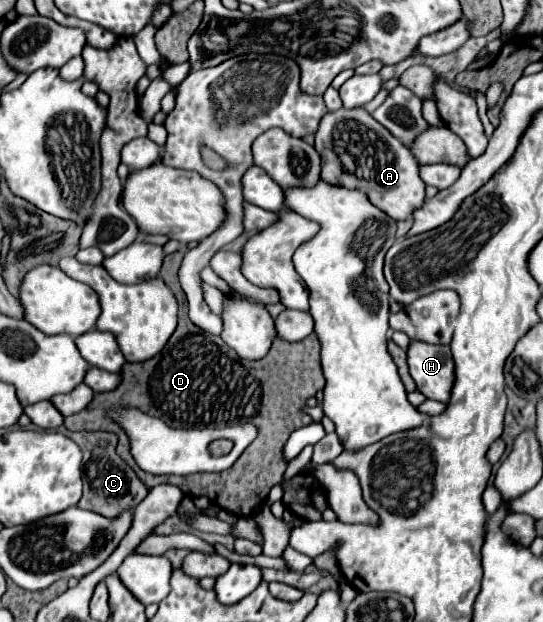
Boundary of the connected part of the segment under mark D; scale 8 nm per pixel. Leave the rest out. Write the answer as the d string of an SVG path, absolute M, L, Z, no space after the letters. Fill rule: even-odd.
M183 246L179 252L175 254L169 254L165 256L163 260L163 268L161 268L161 278L165 280L165 284L173 290L177 302L179 302L179 326L177 330L173 332L173 336L169 338L167 346L157 354L153 356L151 360L145 360L145 362L137 362L137 364L125 364L121 368L121 382L115 390L111 392L101 392L101 394L95 394L91 404L65 418L65 428L67 430L87 430L87 432L97 432L97 430L109 430L109 432L115 432L119 442L117 442L117 454L137 472L139 480L151 490L153 486L157 484L175 484L179 486L187 496L209 496L211 502L217 502L221 508L233 512L235 516L253 516L253 510L259 508L259 502L263 502L267 498L267 492L271 490L271 486L275 484L281 484L283 482L283 472L287 468L285 460L283 460L283 446L287 442L287 438L291 436L291 432L295 432L297 428L303 428L307 424L311 424L311 416L303 414L301 408L305 406L305 400L311 398L313 394L317 394L323 386L325 386L325 378L323 378L323 370L321 370L321 358L319 358L319 350L321 350L321 344L317 340L315 334L309 334L305 340L301 342L285 342L285 340L279 340L275 338L273 346L271 346L271 352L261 358L261 360L245 360L245 358L239 358L237 352L233 352L227 344L223 344L223 340L219 336L213 336L213 334L207 334L203 332L201 328L197 328L189 318L187 318L187 304L185 304L185 294L179 286L179 278L177 278L177 272L179 272L179 266L181 266L181 260L185 256L187 248ZM113 406L133 406L133 408L139 408L143 410L145 414L149 416L157 416L161 418L165 424L169 426L177 426L177 428L189 428L189 424L229 424L233 420L245 420L245 422L251 422L257 426L257 438L247 446L247 452L243 452L243 456L227 470L221 472L221 478L219 474L189 474L189 476L153 476L153 474L147 474L143 472L133 456L129 454L129 440L125 436L125 432L113 424L109 418L107 418L107 410L113 408Z

